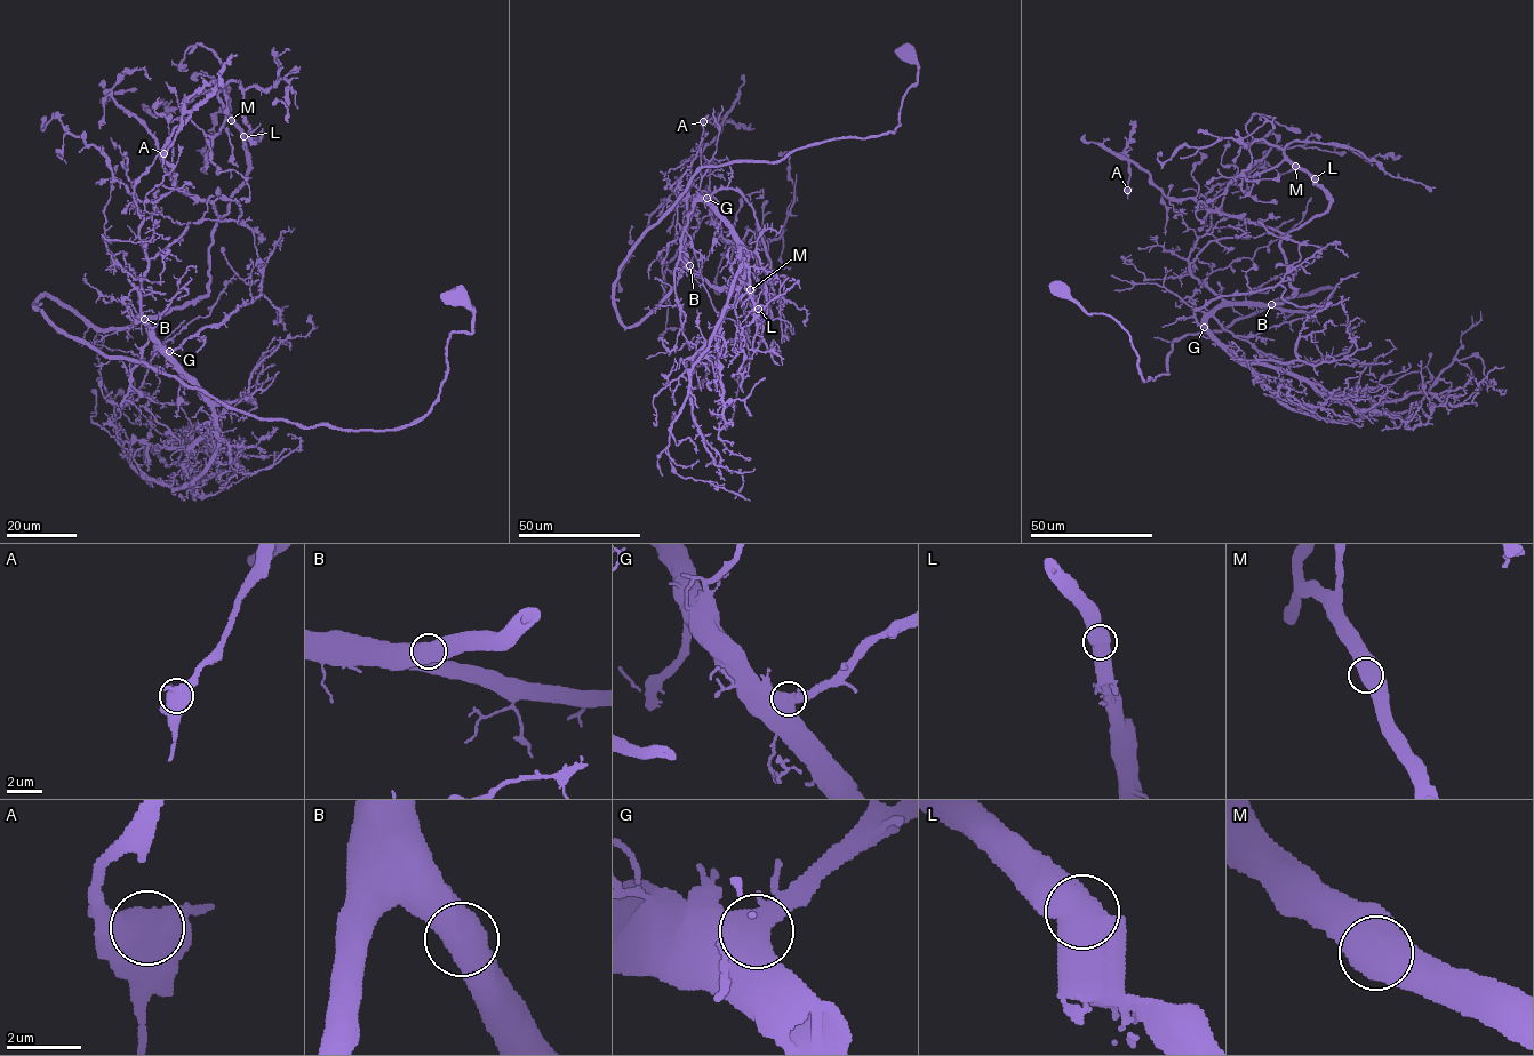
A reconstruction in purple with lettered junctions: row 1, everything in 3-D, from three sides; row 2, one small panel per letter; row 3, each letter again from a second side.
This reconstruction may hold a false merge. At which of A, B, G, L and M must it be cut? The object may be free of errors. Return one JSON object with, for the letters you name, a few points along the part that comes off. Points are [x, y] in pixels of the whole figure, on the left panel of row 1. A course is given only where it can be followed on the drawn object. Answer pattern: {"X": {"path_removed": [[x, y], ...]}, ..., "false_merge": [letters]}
{"false_merge": []}

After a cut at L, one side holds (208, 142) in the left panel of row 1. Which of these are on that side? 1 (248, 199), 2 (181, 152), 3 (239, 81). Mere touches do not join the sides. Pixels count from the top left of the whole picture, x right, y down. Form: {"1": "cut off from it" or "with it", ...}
{"1": "with it", "2": "cut off from it", "3": "with it"}

